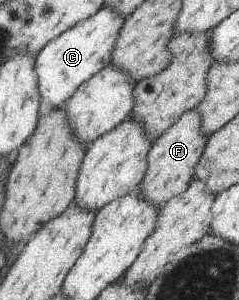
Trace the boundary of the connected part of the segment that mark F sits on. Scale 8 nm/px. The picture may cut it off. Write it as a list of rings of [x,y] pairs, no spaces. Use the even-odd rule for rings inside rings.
[[[194,108],[183,113],[180,119],[154,142],[154,147],[148,154],[147,172],[138,187],[140,193],[144,193],[144,197],[160,205],[160,208],[172,198],[186,193],[195,179],[196,167],[204,157],[208,138],[207,133],[204,133],[204,117],[200,115],[200,109]]]

